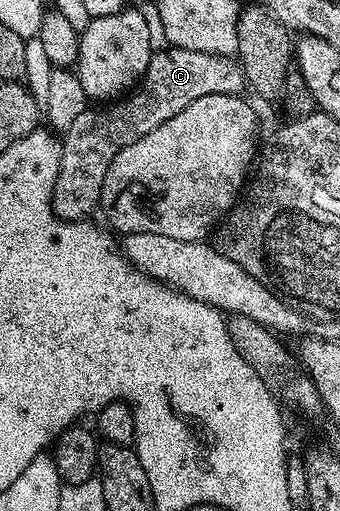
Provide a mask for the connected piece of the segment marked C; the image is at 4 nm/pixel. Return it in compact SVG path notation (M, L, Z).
M170 46L165 49L159 54L158 51L151 53L146 74L133 93L105 108L87 108L84 112L80 112L80 116L76 116L72 128L65 130L63 138L66 139L61 139L60 142L62 159L57 169L58 183L54 186L54 212L59 218L82 220L90 216L93 210L97 211L102 201L104 176L115 156L128 144L140 140L140 136L148 136L148 132L152 132L152 128L160 128L160 124L164 124L164 120L172 120L172 116L176 116L176 112L180 112L184 108L188 108L188 104L192 104L192 100L200 100L200 96L212 96L213 94L241 95L243 93L244 75L241 65L233 57L205 54L179 46Z

